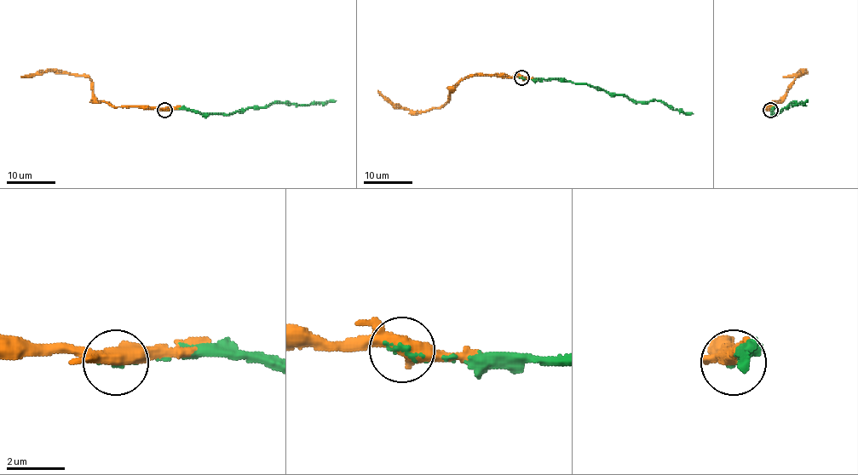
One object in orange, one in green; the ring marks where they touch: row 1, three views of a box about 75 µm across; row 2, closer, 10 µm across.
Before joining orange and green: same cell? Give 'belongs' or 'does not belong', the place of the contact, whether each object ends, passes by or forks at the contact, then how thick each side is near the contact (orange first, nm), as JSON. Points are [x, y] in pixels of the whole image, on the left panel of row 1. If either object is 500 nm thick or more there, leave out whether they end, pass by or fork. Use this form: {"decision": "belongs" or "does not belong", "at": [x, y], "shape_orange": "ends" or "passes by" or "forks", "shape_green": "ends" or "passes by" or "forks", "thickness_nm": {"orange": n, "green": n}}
{"decision": "belongs", "at": [164, 110], "thickness_nm": {"orange": 500, "green": 140}}

